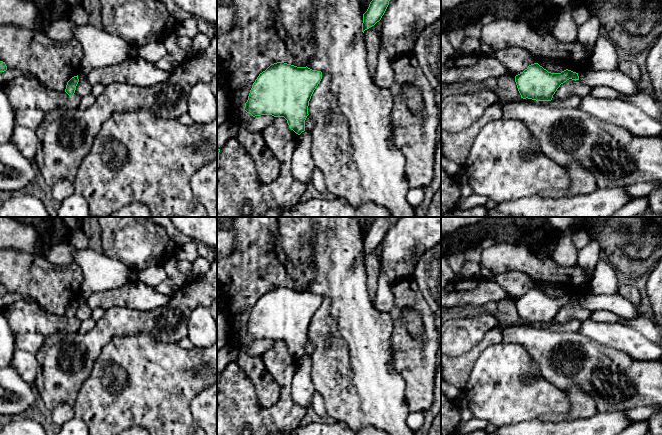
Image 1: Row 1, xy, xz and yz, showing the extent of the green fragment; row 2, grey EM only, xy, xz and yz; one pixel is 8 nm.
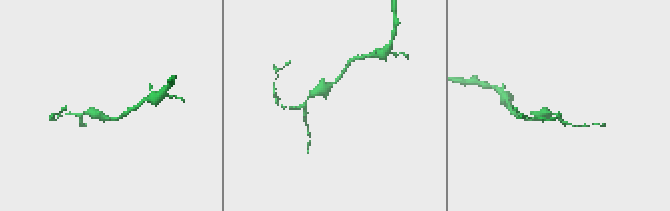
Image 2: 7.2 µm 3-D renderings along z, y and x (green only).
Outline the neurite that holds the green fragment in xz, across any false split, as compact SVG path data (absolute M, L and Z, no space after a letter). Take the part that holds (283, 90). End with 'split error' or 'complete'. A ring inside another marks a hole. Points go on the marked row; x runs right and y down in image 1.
M284 62L271 64L252 85L244 110L253 117L284 117L289 128L300 135L311 96L322 79L322 72Z | complete

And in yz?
M538 63L529 65L515 76L521 98L536 101L551 101L560 85L569 79L579 80L578 73L568 69L561 73L551 73Z | complete

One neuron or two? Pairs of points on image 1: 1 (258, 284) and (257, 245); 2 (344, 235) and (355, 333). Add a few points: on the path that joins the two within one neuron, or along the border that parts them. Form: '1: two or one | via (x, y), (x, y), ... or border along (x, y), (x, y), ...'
1: one | via (258, 274), (258, 255)
2: one | via (343, 259), (343, 288), (346, 309)

